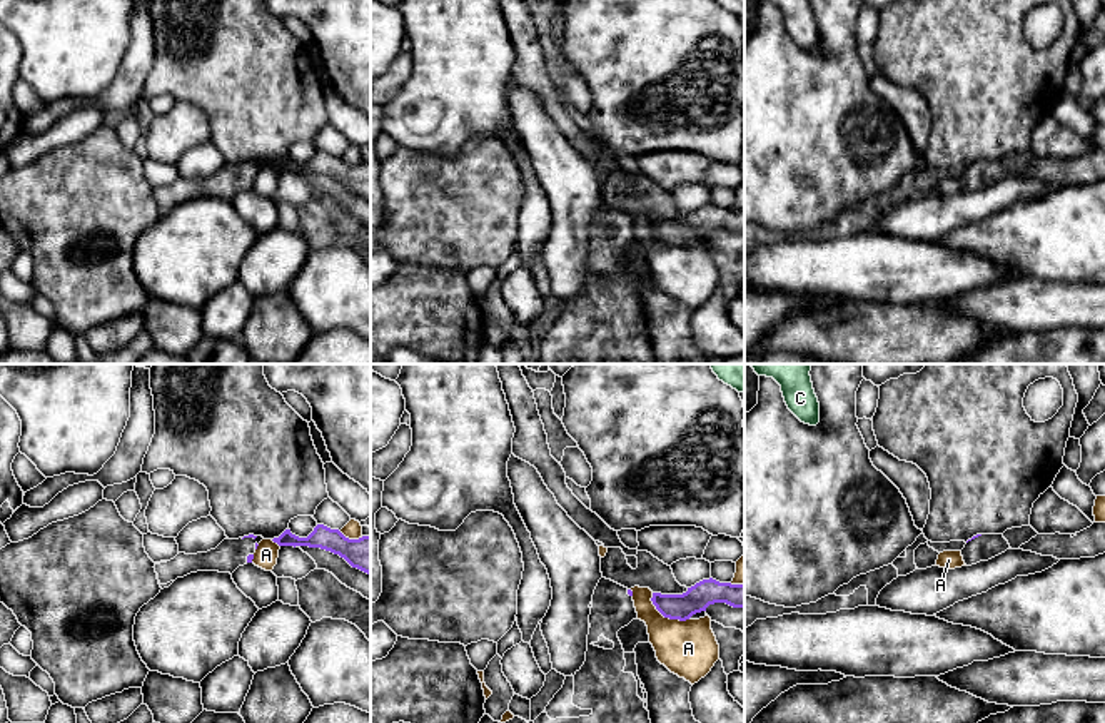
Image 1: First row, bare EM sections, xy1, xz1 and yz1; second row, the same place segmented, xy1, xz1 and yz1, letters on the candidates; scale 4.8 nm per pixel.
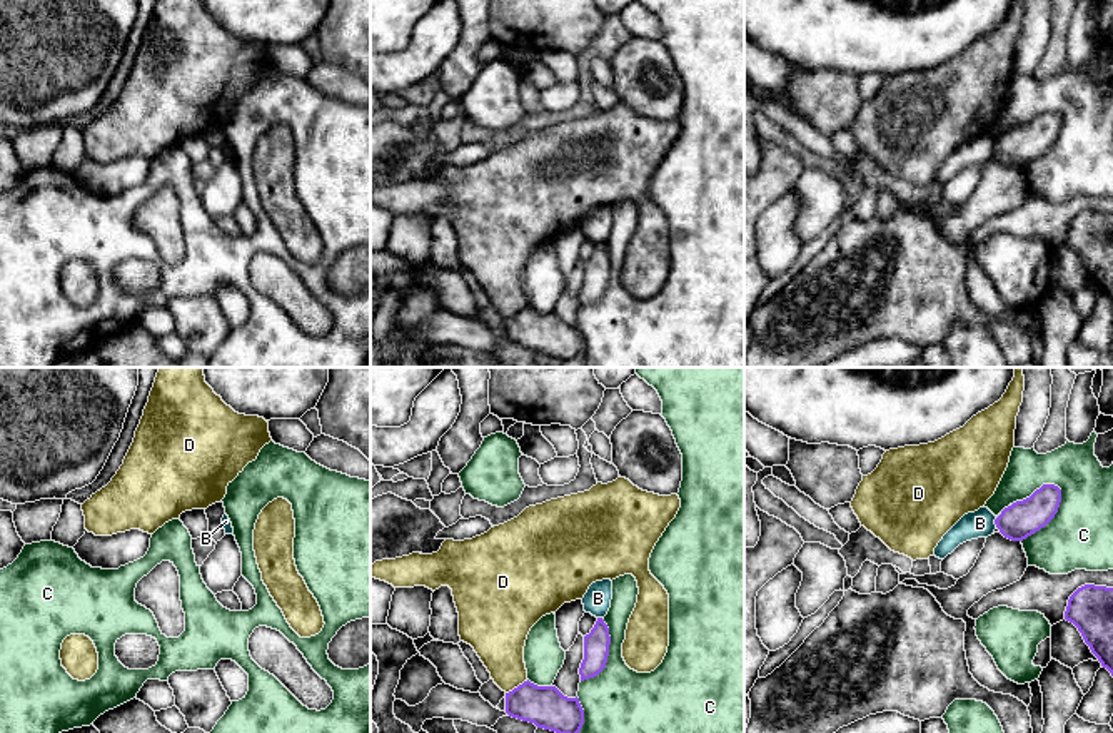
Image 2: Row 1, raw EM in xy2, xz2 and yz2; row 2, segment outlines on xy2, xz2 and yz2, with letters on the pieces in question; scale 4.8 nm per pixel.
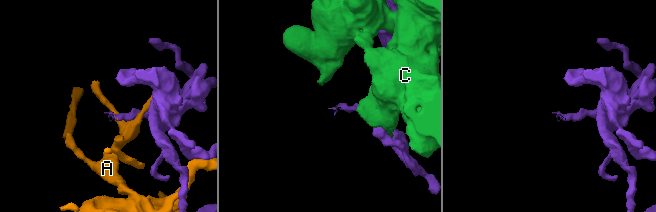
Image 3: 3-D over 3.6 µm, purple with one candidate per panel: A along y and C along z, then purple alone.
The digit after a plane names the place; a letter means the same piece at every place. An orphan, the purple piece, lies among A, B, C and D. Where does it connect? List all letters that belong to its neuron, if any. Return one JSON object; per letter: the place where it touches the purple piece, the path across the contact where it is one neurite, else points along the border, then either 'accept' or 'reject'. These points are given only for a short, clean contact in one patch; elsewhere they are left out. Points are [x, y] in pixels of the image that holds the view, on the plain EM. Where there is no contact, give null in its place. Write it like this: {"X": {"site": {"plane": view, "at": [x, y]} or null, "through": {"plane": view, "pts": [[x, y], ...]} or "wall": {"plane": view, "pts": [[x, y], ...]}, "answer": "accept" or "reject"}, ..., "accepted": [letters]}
{"A": {"site": {"plane": "xz1", "at": [665, 242]}, "answer": "reject"}, "B": {"site": {"plane": "yz2", "at": [995, 149]}, "wall": {"plane": "yz2", "pts": [[997, 144], [995, 152]]}, "answer": "reject"}, "C": {"site": {"plane": "yz2", "at": [1053, 142]}, "answer": "reject"}, "D": {"site": {"plane": "xz2", "at": [518, 313]}, "answer": "reject"}, "accepted": []}

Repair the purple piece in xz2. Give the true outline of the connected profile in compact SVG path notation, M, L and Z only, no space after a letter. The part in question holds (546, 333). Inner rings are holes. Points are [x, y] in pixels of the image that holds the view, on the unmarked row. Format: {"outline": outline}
{"outline": "M529 306L506 319L506 339L537 354L576 362L584 351L579 324L564 322L556 312L537 312Z"}

